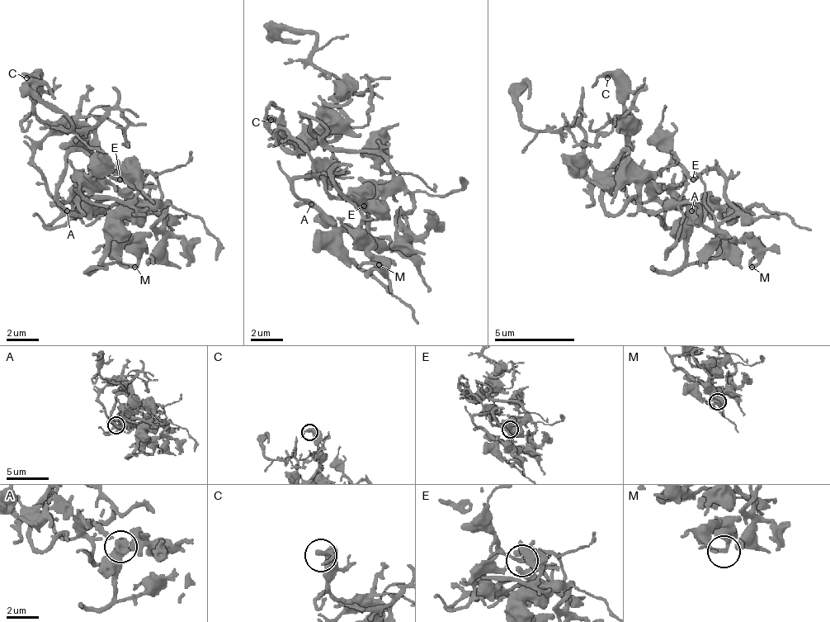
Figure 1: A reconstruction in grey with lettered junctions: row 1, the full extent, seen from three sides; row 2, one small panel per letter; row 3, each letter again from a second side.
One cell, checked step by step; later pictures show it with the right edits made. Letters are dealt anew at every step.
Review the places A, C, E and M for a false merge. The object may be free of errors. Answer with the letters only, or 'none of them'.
none of them

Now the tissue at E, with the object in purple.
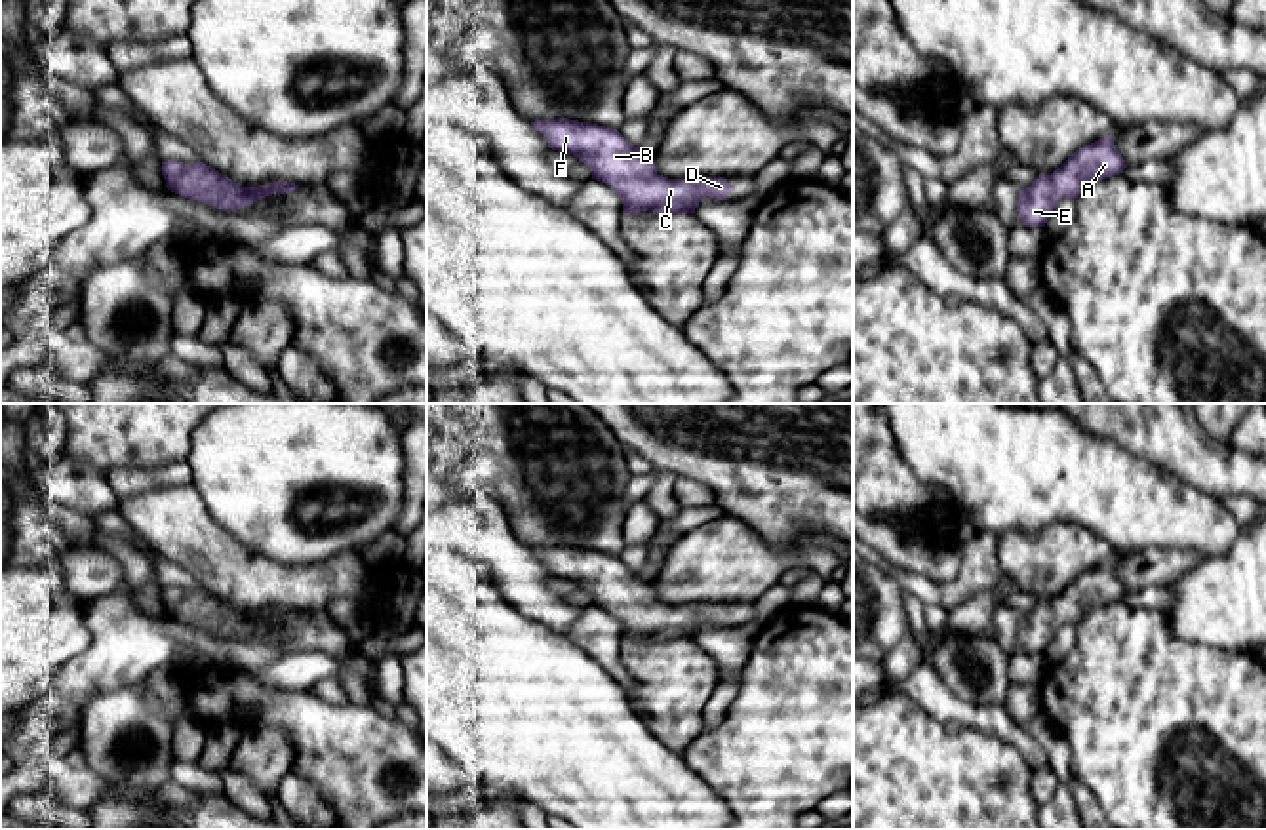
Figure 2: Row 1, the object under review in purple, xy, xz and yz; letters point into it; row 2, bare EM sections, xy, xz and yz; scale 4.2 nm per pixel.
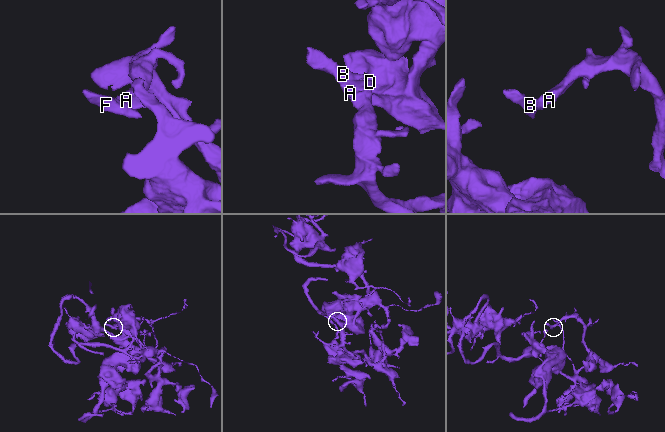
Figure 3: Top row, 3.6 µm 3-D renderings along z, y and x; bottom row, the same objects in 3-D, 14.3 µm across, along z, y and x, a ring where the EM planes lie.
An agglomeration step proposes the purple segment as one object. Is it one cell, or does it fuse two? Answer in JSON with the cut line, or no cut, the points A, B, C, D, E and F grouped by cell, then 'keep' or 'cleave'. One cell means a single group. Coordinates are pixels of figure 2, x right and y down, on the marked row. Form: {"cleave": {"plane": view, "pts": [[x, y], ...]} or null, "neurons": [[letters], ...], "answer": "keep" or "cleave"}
{"cleave": null, "neurons": [["A", "B", "C", "D", "E", "F"]], "answer": "keep"}

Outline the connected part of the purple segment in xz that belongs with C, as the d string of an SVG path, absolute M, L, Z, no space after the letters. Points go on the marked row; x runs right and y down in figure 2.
M567 120L531 122L552 150L586 164L592 179L607 183L623 200L623 213L695 213L706 198L727 200L733 185L725 177L668 179L657 173L651 154L642 154L617 129Z

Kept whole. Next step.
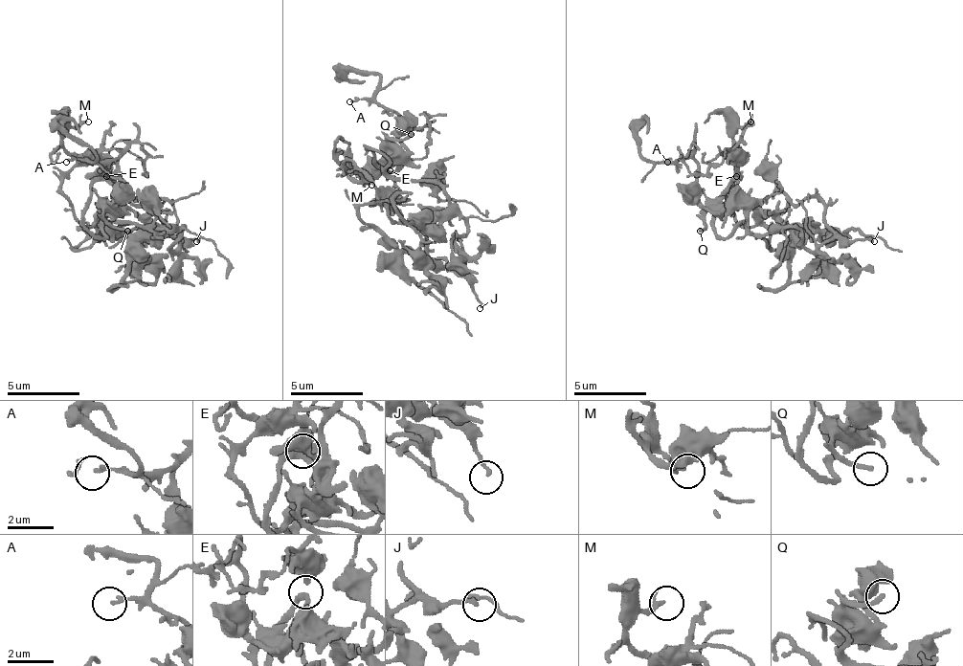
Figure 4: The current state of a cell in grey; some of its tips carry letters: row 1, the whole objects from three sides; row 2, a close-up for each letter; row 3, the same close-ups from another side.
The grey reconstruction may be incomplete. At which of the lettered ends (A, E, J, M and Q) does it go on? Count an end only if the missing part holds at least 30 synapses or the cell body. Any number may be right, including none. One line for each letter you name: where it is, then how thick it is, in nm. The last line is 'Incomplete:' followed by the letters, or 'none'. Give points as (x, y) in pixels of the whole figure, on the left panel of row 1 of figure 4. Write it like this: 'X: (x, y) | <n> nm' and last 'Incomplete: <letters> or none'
Q: (127, 231) | 200 nm
Incomplete: Q

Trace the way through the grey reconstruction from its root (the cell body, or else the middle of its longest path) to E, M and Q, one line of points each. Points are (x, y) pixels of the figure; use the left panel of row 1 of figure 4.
E: (70, 172), (113, 150), (131, 150), (145, 172), (142, 147), (117, 162), (113, 205), (117, 190), (106, 176)
M: (70, 172), (77, 158), (62, 140), (74, 129), (88, 122)
Q: (70, 172), (113, 150), (131, 150), (145, 172), (142, 147), (117, 162), (117, 198), (102, 212), (127, 231)

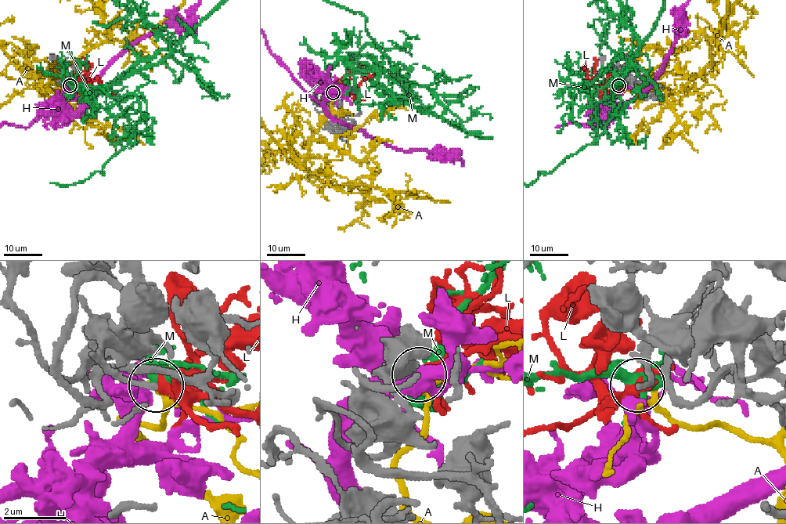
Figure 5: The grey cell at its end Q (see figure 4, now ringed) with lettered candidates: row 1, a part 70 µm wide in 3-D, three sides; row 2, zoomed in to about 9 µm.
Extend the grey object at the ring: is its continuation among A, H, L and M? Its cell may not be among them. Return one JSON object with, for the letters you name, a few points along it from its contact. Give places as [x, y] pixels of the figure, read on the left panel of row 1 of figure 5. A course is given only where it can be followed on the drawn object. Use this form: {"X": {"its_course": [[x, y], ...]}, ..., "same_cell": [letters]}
{"L": {"its_course": [[70, 86], [85, 95], [88, 92], [89, 65], [83, 57]]}, "same_cell": ["L"]}

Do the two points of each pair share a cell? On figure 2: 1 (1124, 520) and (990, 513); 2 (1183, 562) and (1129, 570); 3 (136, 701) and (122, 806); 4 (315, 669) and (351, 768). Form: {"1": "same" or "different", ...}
{"1": "same", "2": "same", "3": "same", "4": "different"}

